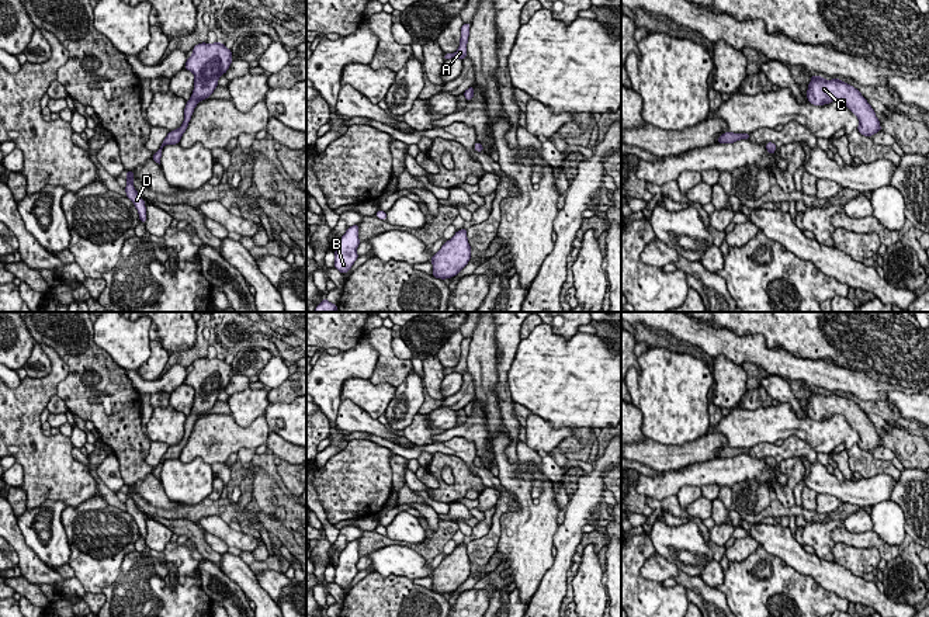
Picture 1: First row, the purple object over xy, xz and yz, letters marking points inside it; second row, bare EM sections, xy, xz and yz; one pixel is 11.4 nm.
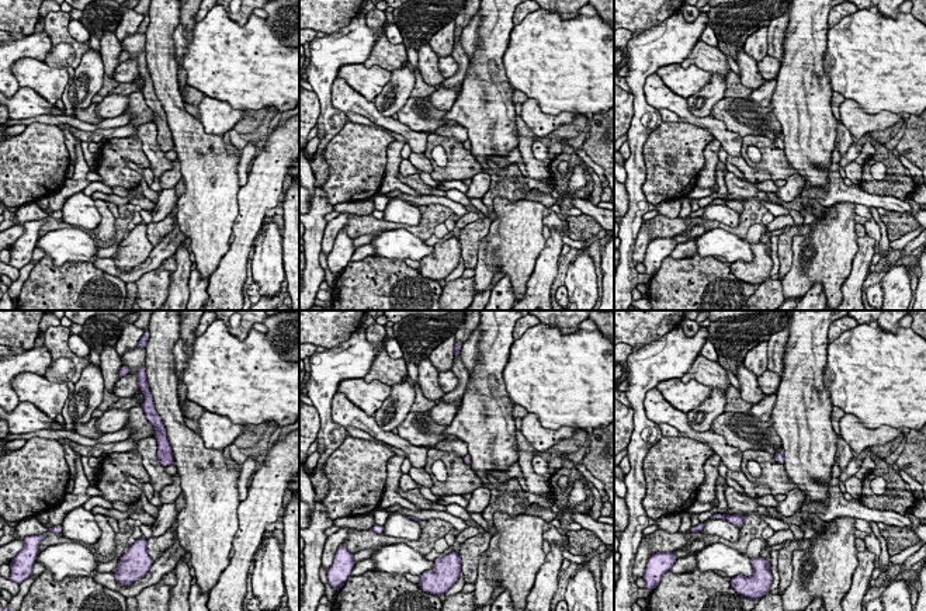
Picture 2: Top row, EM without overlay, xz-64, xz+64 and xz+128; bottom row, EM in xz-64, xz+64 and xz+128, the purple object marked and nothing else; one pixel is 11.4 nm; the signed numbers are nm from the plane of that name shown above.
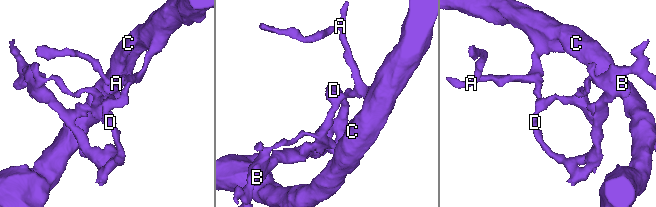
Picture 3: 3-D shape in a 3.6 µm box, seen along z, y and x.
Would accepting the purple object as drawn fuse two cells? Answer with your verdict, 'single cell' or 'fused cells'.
single cell

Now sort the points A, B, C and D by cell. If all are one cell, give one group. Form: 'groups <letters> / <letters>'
groups A B C D

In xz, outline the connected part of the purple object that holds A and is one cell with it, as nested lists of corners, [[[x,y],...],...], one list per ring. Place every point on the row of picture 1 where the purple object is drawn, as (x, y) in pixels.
[[[468,22],[462,24],[458,51],[454,53],[444,53],[444,60],[451,59],[453,56],[461,60],[467,58],[467,44],[468,44],[468,37],[469,37],[469,28],[471,28],[471,24]]]

